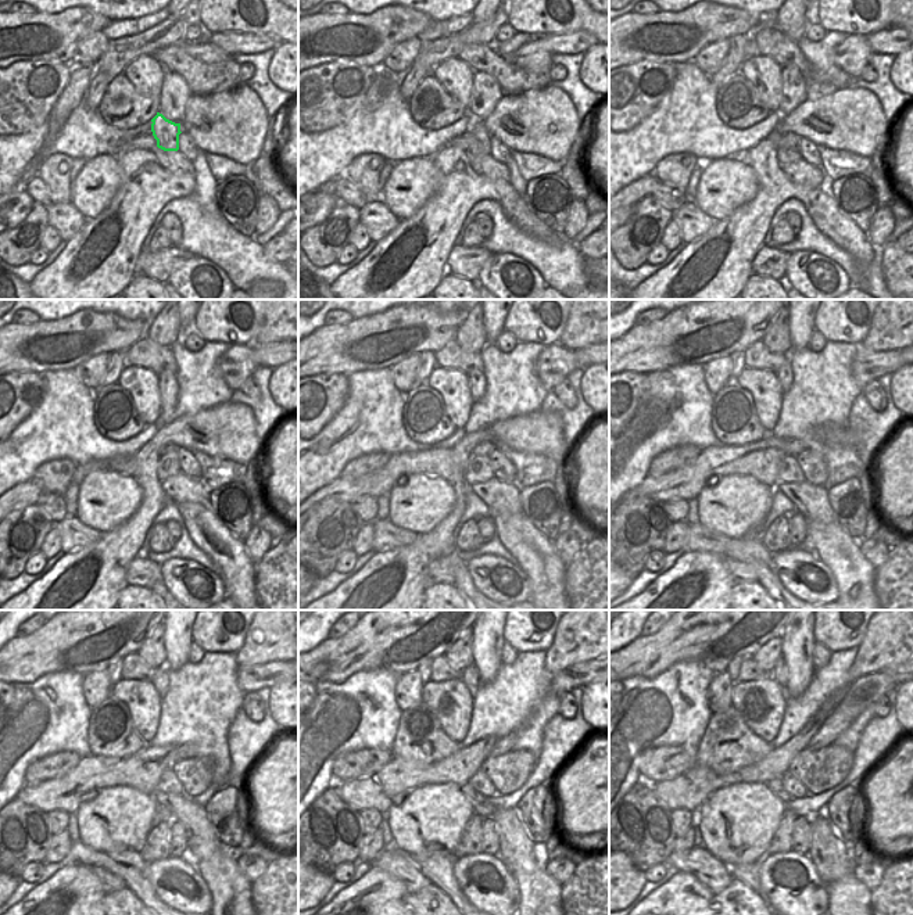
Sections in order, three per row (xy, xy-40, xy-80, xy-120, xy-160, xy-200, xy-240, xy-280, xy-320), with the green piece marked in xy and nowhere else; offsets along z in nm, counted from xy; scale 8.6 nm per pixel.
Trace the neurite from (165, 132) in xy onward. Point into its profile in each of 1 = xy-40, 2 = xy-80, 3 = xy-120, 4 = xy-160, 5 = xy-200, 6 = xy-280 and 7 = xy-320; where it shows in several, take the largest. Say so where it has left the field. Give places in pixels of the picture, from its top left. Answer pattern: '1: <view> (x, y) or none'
1: xy-40 (478, 137)
2: xy-80 (788, 150)
3: xy-120 (168, 465)
4: xy-160 (479, 470)
5: xy-200 (790, 472)
6: xy-280 (480, 782)
7: xy-320 (791, 785)

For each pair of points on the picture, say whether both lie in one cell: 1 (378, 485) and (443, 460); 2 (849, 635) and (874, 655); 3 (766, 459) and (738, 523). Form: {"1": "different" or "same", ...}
{"1": "same", "2": "different", "3": "different"}

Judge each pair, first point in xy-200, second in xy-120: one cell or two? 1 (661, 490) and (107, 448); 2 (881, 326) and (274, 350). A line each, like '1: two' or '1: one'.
1: two
2: two

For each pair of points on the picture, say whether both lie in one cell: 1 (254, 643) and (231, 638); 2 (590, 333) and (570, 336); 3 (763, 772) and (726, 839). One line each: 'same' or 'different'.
1: different
2: same
3: different

